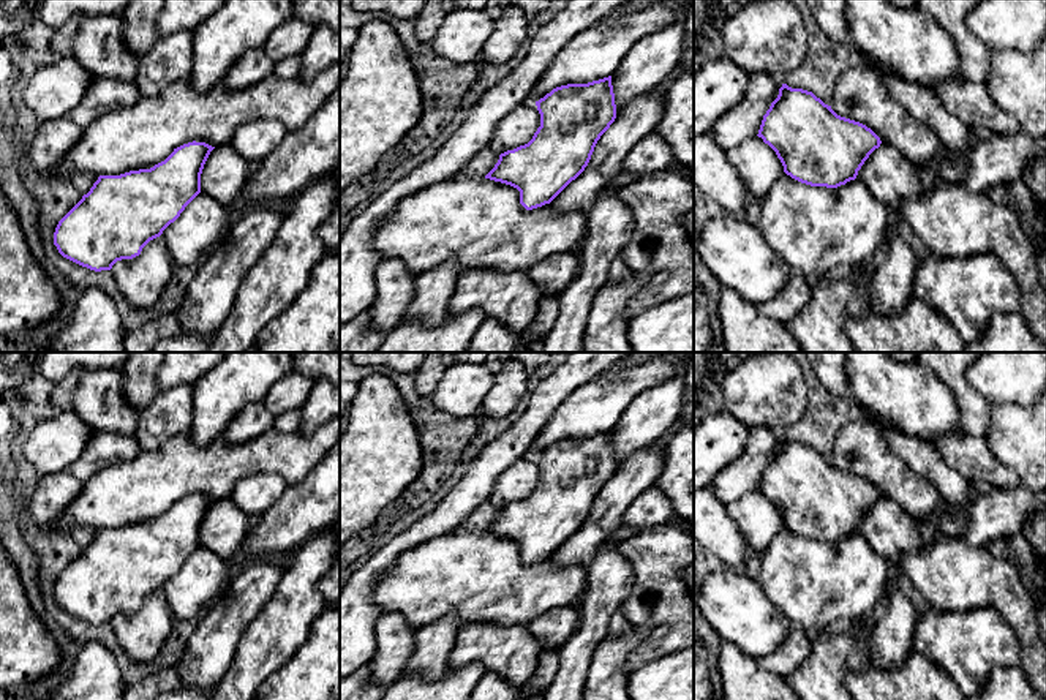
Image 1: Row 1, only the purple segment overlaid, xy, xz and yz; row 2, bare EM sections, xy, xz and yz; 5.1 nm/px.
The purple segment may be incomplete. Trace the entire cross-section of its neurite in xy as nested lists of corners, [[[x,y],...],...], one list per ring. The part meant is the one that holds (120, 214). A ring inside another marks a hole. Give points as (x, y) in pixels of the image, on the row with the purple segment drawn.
[[[193,141],[174,149],[150,169],[100,175],[90,191],[58,221],[54,232],[58,253],[95,272],[111,270],[117,261],[139,256],[201,193],[201,174],[213,149]]]

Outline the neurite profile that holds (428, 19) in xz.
[[[428,0],[425,8],[414,19],[416,35],[420,43],[431,43],[439,24],[455,9],[455,0]]]

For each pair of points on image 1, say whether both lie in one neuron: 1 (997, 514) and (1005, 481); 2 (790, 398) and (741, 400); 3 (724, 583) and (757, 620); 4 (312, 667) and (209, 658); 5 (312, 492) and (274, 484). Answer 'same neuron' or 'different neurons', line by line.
1: different neurons
2: same neuron
3: same neuron
4: different neurons
5: different neurons

